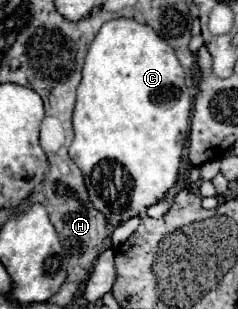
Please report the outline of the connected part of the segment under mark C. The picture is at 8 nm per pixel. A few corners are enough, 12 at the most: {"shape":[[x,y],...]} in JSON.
{"shape":[[148,24],[88,48],[70,158],[112,226],[178,182],[190,92]]}

